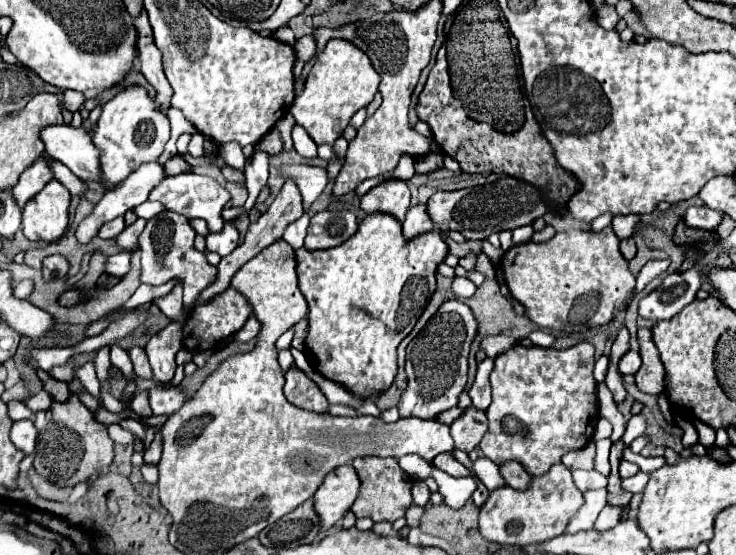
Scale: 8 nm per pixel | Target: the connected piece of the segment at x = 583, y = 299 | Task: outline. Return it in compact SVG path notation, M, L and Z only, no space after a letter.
M611 227L603 231L579 231L567 229L555 233L543 243L521 243L513 245L503 257L501 267L505 273L505 283L511 295L525 307L525 317L543 329L565 331L565 333L585 333L589 329L607 325L611 321L611 311L621 311L627 305L627 297L635 289L635 277L627 267L619 251L619 239Z

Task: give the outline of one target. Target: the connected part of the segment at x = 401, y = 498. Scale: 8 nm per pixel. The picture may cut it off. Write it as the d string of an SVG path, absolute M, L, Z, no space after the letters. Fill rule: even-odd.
M357 457L353 461L353 467L361 479L361 491L355 499L351 511L355 517L369 517L375 523L379 521L397 521L405 515L407 507L411 505L411 485L413 479L399 467L399 461L393 457L381 459L381 457Z

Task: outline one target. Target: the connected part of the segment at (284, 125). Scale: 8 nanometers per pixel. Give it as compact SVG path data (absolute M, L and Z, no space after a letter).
M287 113L287 115L285 115L275 127L281 131L281 137L283 137L285 149L293 149L293 141L291 141L291 129L295 127L295 119L293 119L293 115Z

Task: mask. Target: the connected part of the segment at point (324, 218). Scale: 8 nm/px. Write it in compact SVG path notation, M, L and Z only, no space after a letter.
M323 211L311 219L305 249L331 249L347 241L357 231L357 217L349 211Z

